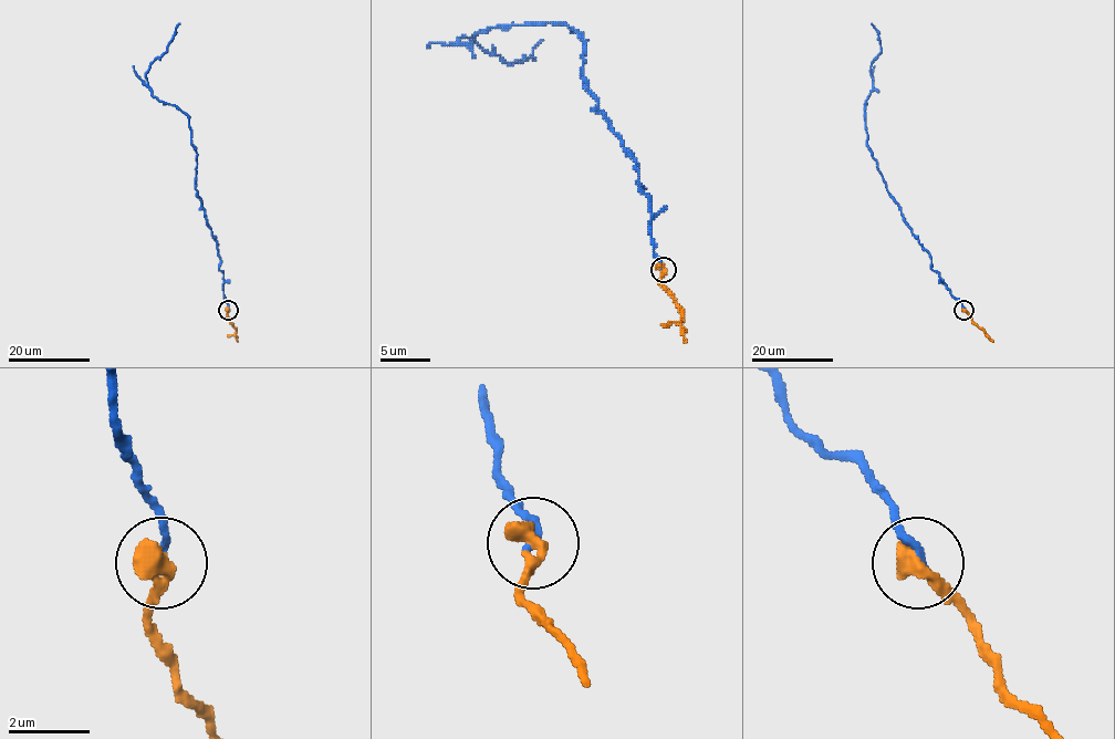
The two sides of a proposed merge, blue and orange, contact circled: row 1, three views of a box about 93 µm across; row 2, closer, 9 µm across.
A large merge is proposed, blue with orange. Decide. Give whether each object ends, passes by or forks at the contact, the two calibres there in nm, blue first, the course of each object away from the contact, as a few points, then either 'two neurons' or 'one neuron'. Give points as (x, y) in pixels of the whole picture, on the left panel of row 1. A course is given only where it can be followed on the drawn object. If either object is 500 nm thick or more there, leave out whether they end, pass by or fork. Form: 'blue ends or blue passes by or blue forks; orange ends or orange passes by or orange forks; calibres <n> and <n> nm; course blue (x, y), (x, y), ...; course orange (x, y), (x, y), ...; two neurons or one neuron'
calibres 190 and 550 nm; course blue (228, 309), (216, 240), (195, 188), (197, 156), (188, 116), (152, 95), (146, 76), (179, 23); course orange (228, 309), (227, 319), (236, 330), (238, 342); one neuron

